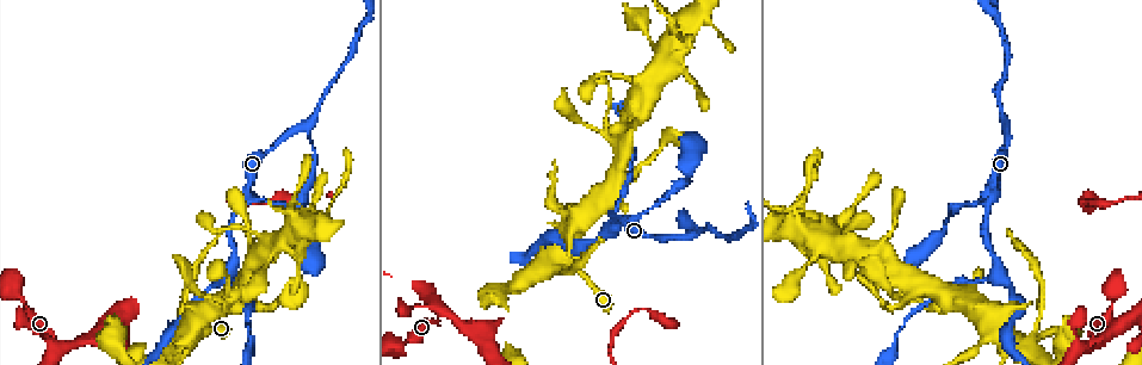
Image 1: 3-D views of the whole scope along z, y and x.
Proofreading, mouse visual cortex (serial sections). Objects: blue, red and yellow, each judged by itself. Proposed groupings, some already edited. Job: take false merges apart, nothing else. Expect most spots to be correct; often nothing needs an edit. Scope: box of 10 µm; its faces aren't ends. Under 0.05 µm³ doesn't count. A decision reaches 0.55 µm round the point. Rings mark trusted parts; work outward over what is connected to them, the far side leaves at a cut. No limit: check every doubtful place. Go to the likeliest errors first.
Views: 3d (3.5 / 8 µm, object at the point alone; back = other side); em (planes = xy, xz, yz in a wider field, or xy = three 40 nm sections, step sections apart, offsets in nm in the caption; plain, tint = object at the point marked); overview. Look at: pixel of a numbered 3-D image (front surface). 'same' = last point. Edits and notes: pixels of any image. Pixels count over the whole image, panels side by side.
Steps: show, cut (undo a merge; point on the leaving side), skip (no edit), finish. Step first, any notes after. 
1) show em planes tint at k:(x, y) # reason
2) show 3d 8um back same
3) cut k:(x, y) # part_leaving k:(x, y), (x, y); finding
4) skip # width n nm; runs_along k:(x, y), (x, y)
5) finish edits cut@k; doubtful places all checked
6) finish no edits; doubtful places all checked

show em xy step 5 tint at 1:(686, 236) # sharp bend

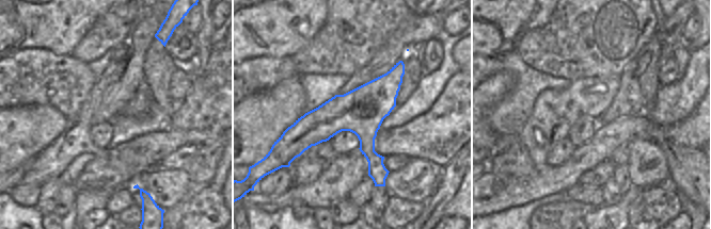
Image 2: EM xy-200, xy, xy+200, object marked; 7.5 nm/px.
show 3d 3.5um same

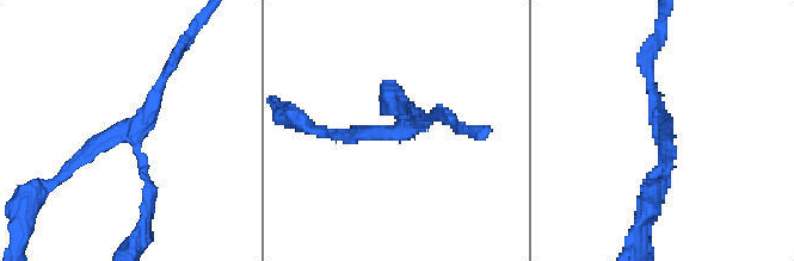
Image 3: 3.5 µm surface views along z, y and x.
skip # runs_along 2:(400, 64), (358, 111), (286, 136); one cell here

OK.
show 3d 3.5um at 1:(1082, 345) # small branch off a trunk

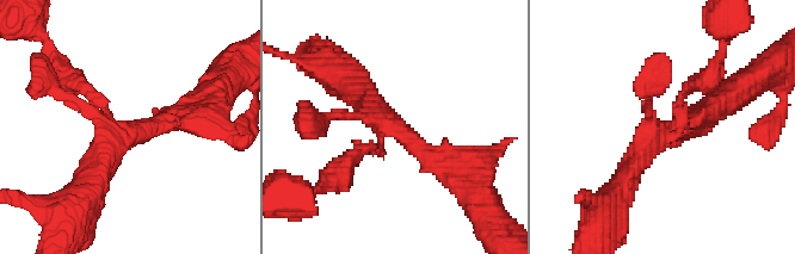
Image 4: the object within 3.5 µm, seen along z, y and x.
show em planes tint at 4:(398, 131)

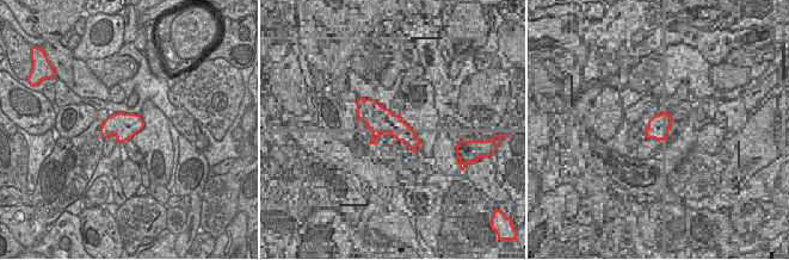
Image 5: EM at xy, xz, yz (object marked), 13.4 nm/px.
skip # runs_along 4:(90, 93), (112, 137), (197, 119); continuous, no second cell

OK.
show 3d 8um at 1:(999, 274) # branch point

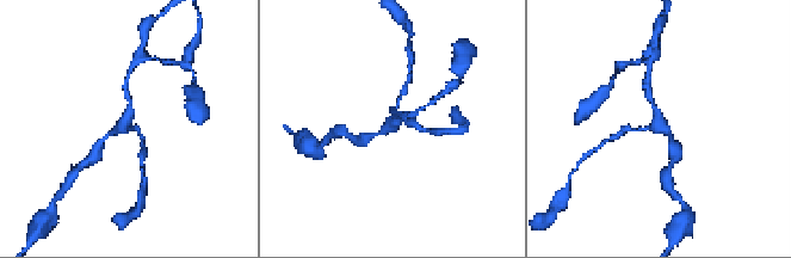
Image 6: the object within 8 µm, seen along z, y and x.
show 3d 3.5um same

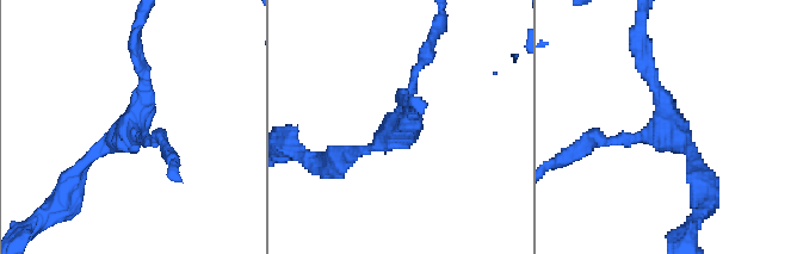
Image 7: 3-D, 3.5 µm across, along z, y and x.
show em xy step 1 tint at 7:(130, 123) # arms 3; arm_widths 150, 150, 200 nm

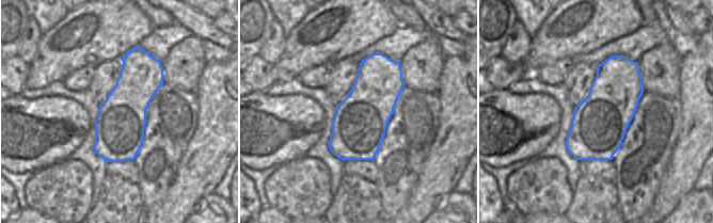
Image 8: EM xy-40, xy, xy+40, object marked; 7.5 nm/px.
skip # runs_along 7:(136, 60), (147, 85), (133, 125), (78, 173); one cell here

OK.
show 3d 3.5um at 1:(596, 128)

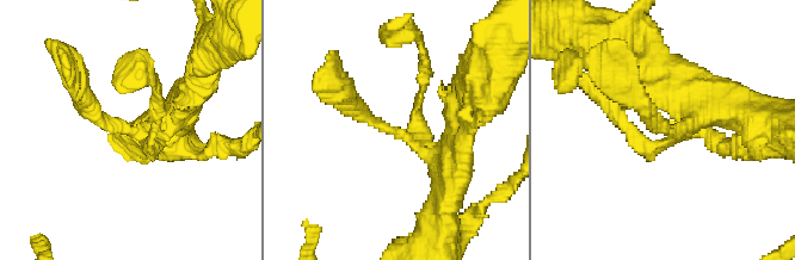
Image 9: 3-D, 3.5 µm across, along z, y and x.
show em xy step 3 tint at 9:(666, 131) # arms 3; arm_widths 150, 250, 350 nm

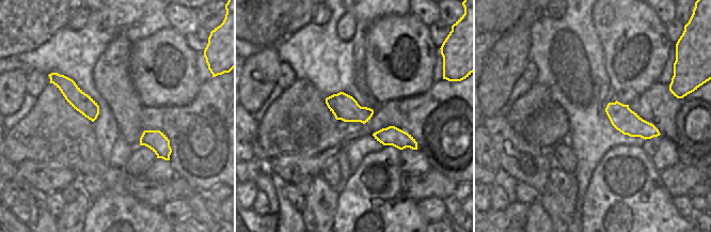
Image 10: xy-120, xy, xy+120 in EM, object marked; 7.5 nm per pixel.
show em xy step 5 tint same

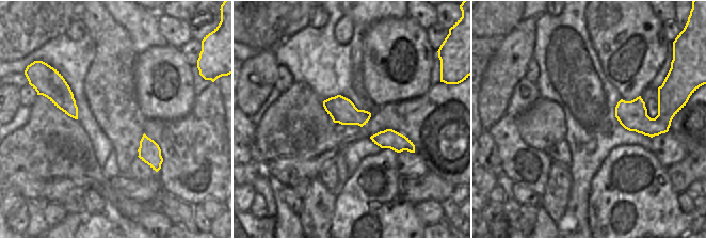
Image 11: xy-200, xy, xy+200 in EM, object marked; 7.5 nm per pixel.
skip # runs_along 9:(451, 177), (344, 94); one cell here

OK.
finish no edits; doubtful places all checked

